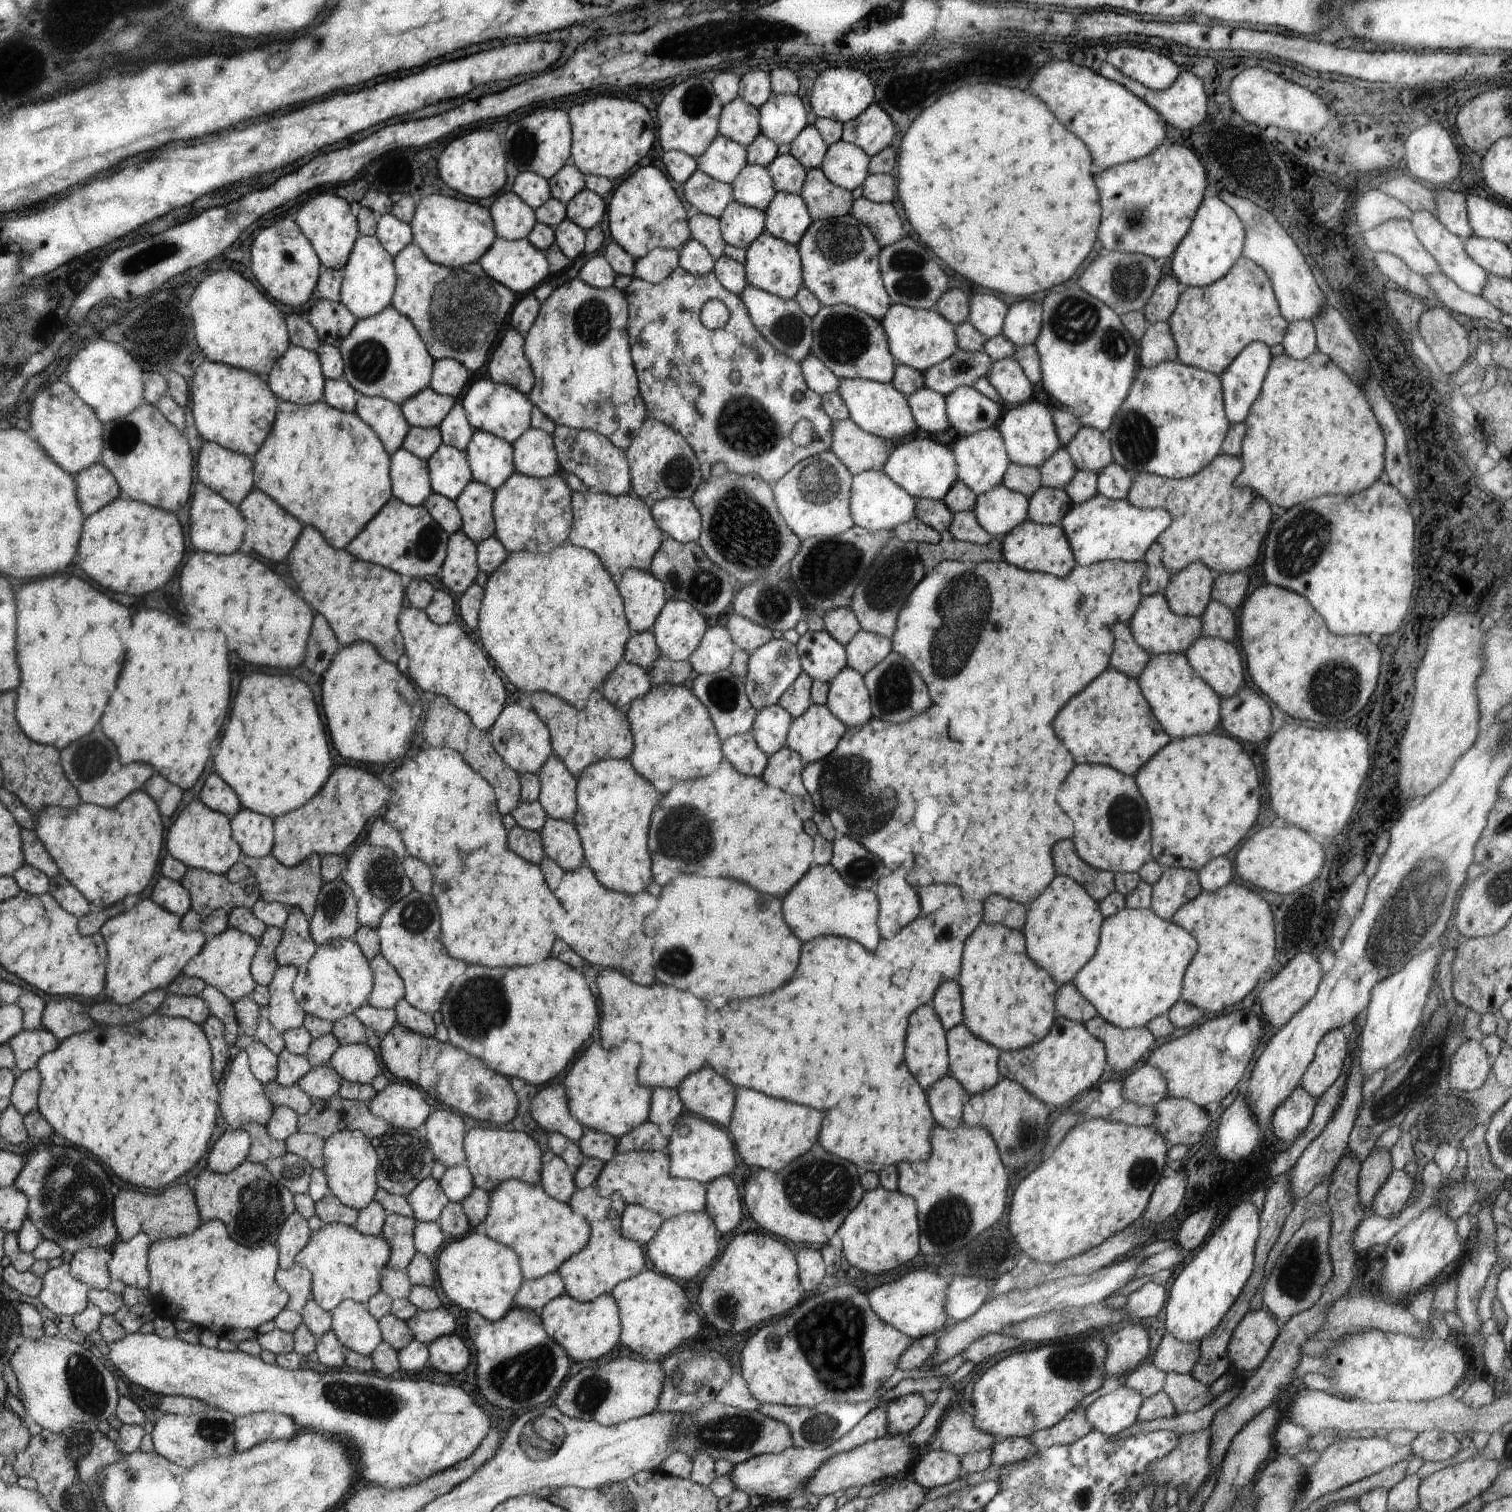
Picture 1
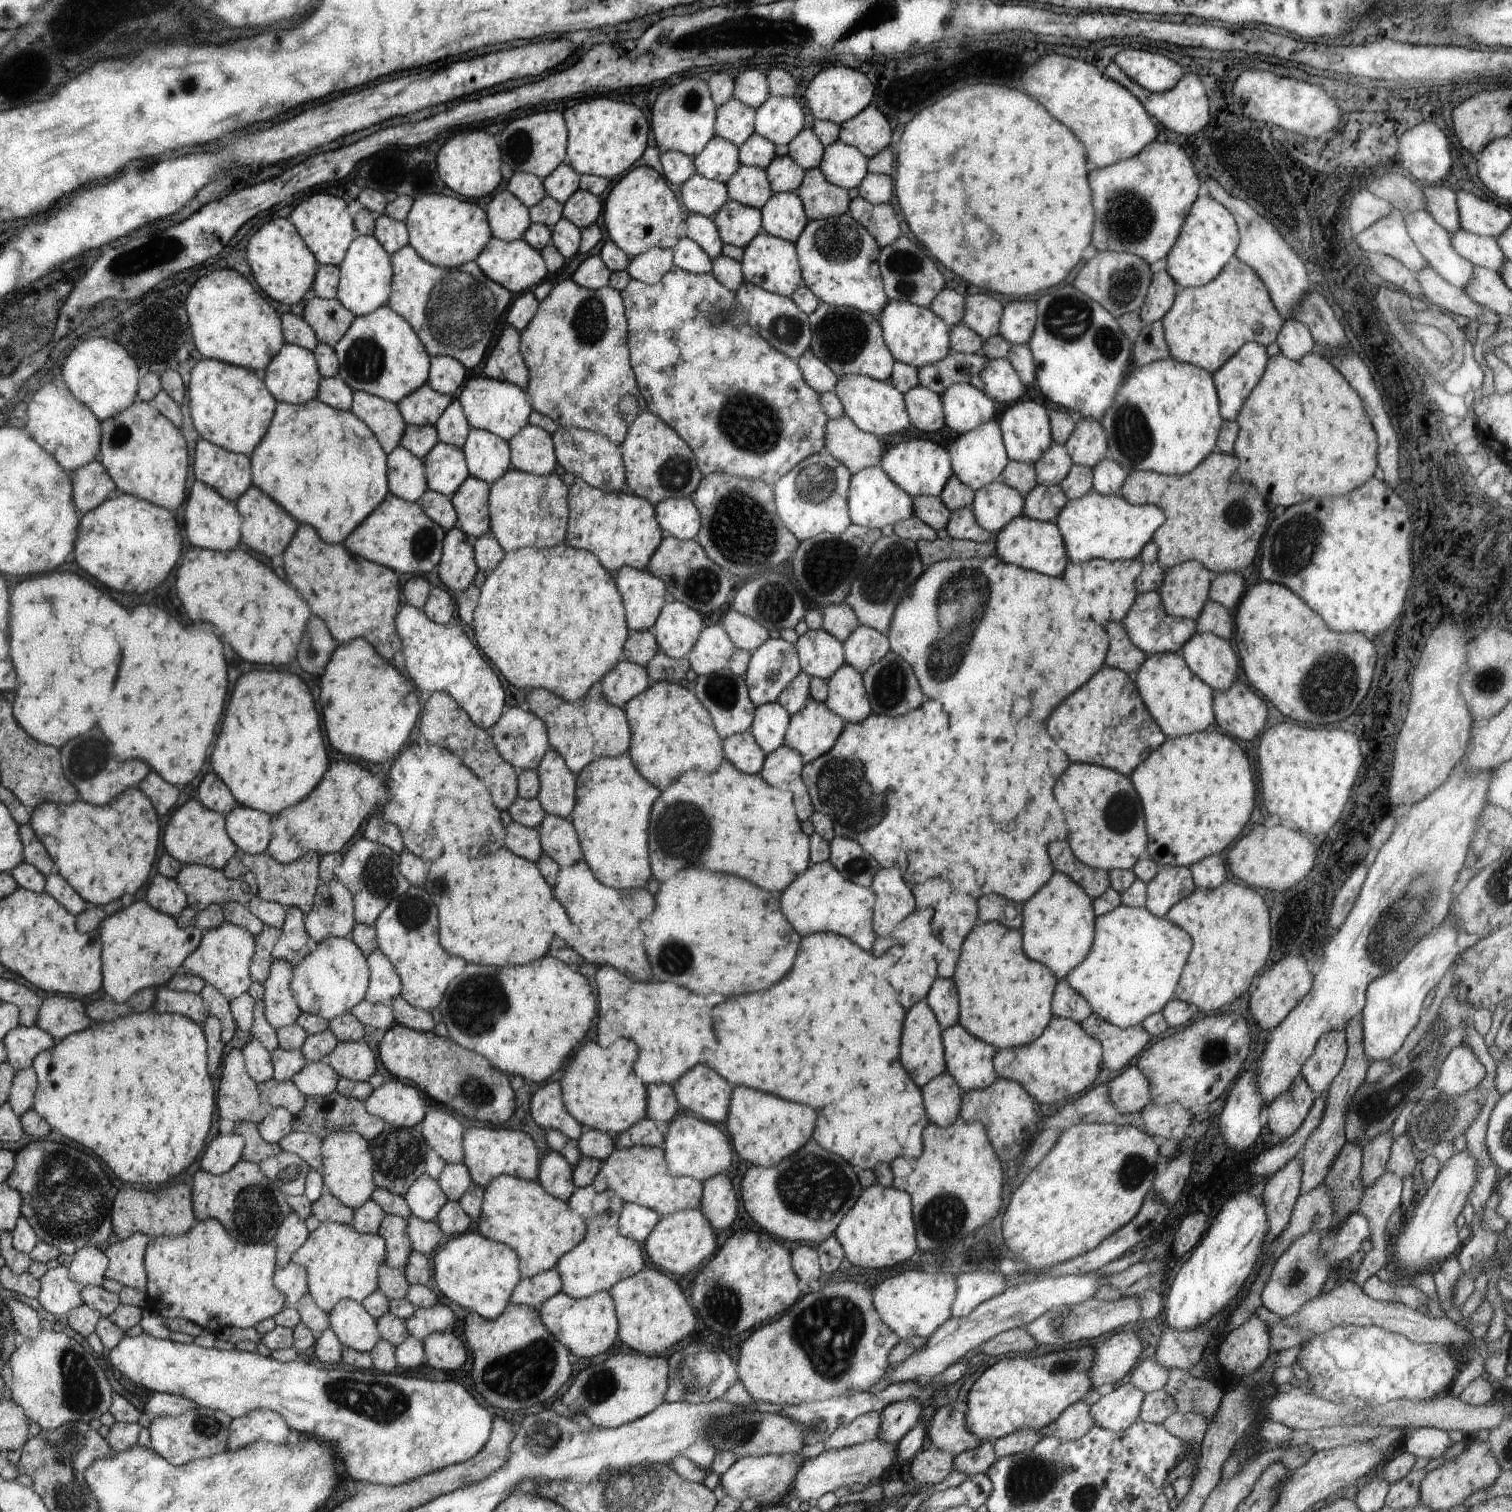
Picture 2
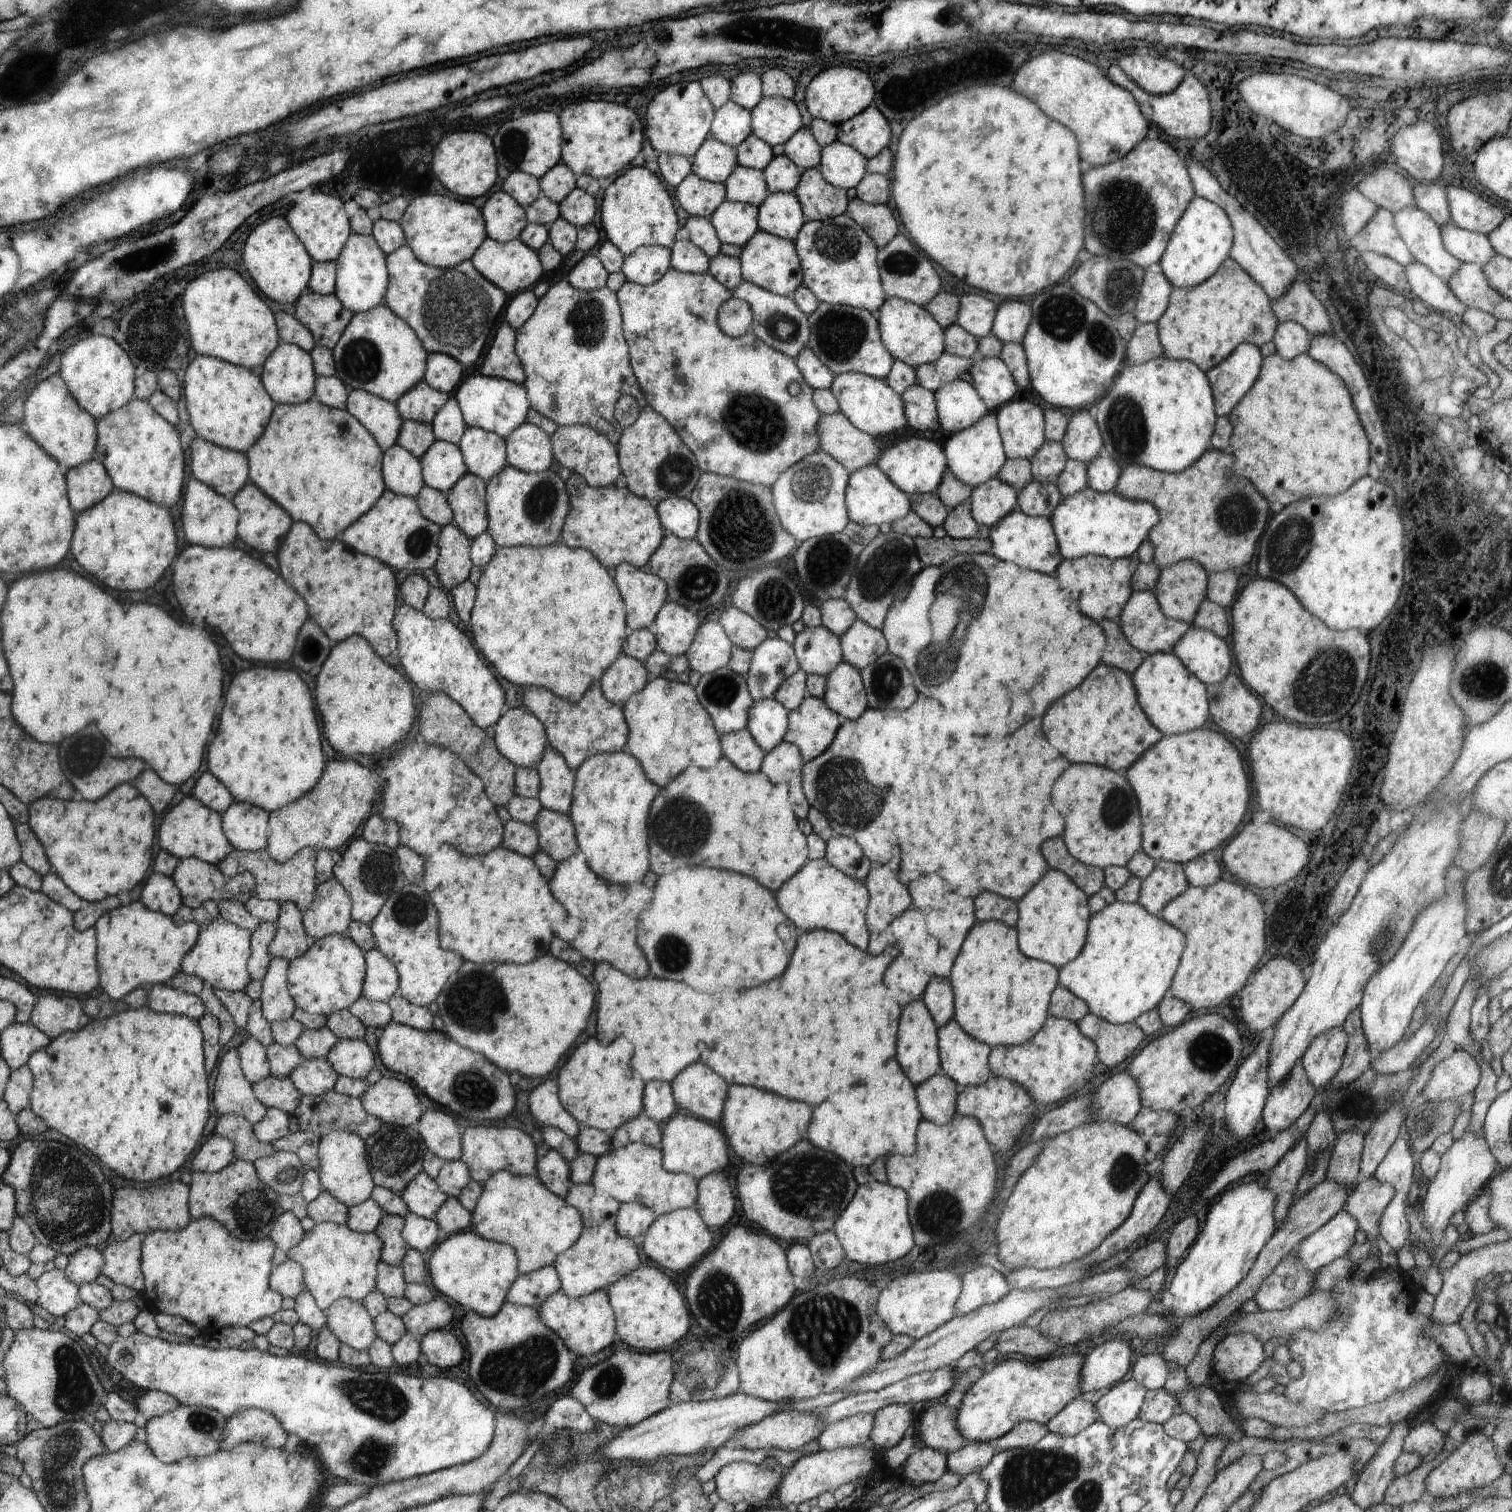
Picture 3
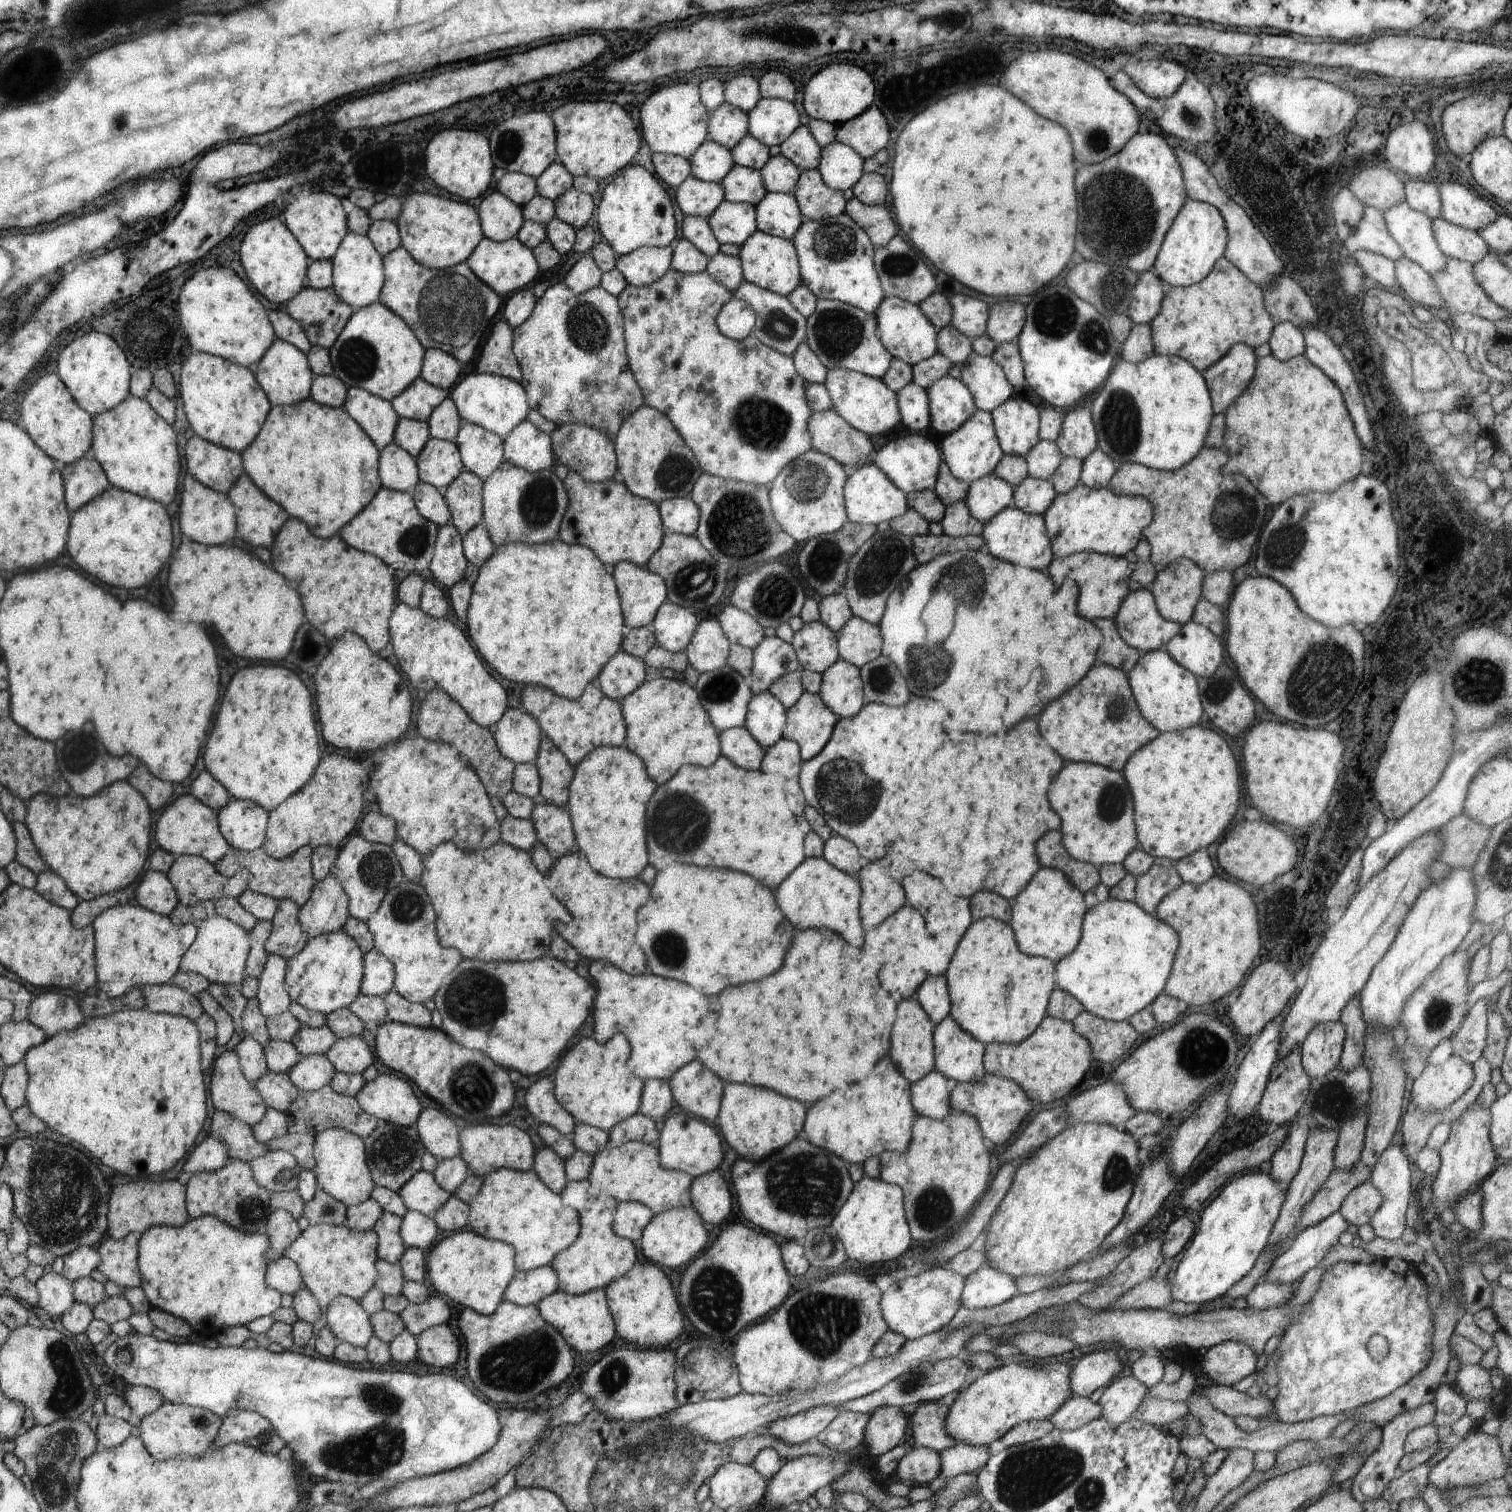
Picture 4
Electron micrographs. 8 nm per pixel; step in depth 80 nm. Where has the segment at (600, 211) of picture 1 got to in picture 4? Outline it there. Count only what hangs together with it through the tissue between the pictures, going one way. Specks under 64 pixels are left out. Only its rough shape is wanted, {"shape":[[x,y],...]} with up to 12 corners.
{"shape":[[570,189],[556,201],[557,218],[578,230],[594,216],[594,198]]}

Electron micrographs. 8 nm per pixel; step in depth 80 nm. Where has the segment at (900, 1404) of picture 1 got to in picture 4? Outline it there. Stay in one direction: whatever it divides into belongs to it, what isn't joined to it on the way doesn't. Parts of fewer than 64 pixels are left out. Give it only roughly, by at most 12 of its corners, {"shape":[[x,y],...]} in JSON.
{"shape":[[878,1407],[864,1436],[867,1453],[882,1456],[905,1442],[909,1418]]}

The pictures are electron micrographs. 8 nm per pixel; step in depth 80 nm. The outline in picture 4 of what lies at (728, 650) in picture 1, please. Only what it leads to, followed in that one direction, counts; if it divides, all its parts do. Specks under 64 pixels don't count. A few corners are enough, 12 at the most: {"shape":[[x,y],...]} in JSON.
{"shape":[[704,620],[683,650],[699,673],[724,667],[732,642]]}

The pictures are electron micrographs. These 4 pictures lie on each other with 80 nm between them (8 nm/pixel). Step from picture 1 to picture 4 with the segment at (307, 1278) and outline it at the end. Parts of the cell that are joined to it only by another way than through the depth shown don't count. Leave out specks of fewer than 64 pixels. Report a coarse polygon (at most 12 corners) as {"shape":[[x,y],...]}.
{"shape":[[296,1262],[269,1263],[265,1281],[291,1296],[303,1286]]}

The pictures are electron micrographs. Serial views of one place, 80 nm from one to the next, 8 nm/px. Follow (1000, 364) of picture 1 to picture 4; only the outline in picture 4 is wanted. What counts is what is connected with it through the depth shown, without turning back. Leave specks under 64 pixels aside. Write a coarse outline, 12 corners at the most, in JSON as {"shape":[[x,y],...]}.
{"shape":[[972,351],[960,366],[978,409],[992,412],[1014,387],[991,356]]}

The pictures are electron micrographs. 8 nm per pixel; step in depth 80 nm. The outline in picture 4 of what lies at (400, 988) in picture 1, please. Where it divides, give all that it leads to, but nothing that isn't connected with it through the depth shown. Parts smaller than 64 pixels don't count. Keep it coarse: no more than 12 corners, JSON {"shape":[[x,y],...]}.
{"shape":[[379,950],[365,954],[364,995],[393,990],[393,964]]}

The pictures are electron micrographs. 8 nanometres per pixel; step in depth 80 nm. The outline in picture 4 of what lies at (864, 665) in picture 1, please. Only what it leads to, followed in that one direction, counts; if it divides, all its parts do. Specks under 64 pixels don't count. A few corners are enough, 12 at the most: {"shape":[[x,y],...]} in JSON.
{"shape":[[853,616],[837,630],[840,660],[861,667],[881,656],[881,627]]}

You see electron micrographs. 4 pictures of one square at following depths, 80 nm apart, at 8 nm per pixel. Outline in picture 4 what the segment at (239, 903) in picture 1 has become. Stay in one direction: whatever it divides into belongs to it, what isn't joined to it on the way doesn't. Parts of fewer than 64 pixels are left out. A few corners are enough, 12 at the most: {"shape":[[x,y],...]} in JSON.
{"shape":[[178,855],[167,874],[180,904],[237,899],[246,869],[223,875],[205,858]]}

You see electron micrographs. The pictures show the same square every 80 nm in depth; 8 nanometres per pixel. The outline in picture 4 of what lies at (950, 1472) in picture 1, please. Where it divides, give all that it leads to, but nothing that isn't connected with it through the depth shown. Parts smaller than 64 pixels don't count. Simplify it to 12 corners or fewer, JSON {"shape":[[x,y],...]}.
{"shape":[[935,1450],[907,1452],[895,1473],[913,1486],[928,1486],[939,1476]]}

